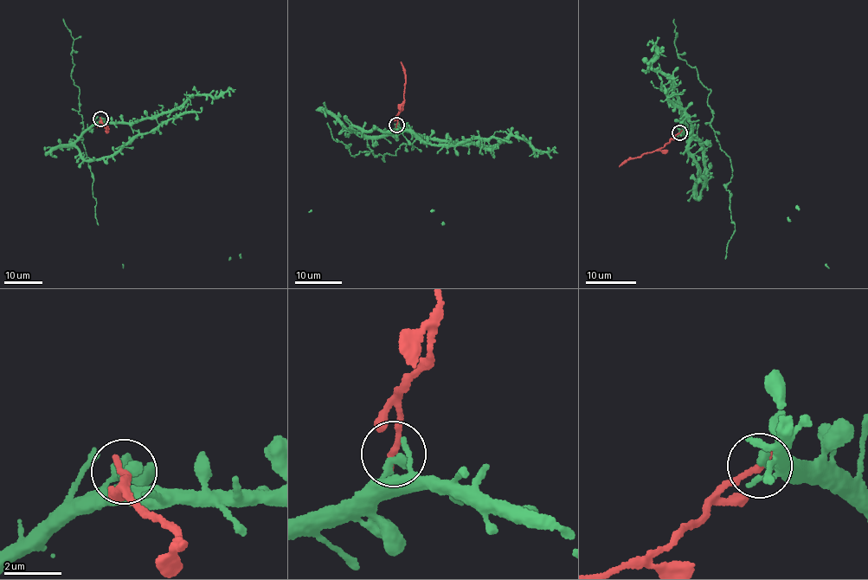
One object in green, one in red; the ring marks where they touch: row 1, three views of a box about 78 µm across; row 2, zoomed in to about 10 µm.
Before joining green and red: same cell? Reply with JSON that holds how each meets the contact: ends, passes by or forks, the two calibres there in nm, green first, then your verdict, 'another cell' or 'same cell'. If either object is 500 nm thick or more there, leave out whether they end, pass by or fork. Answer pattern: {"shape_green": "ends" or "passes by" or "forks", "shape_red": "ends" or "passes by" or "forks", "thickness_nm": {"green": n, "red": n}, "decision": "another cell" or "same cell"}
{"shape_green": "ends", "shape_red": "ends", "thickness_nm": {"green": 360, "red": 280}, "decision": "another cell"}

